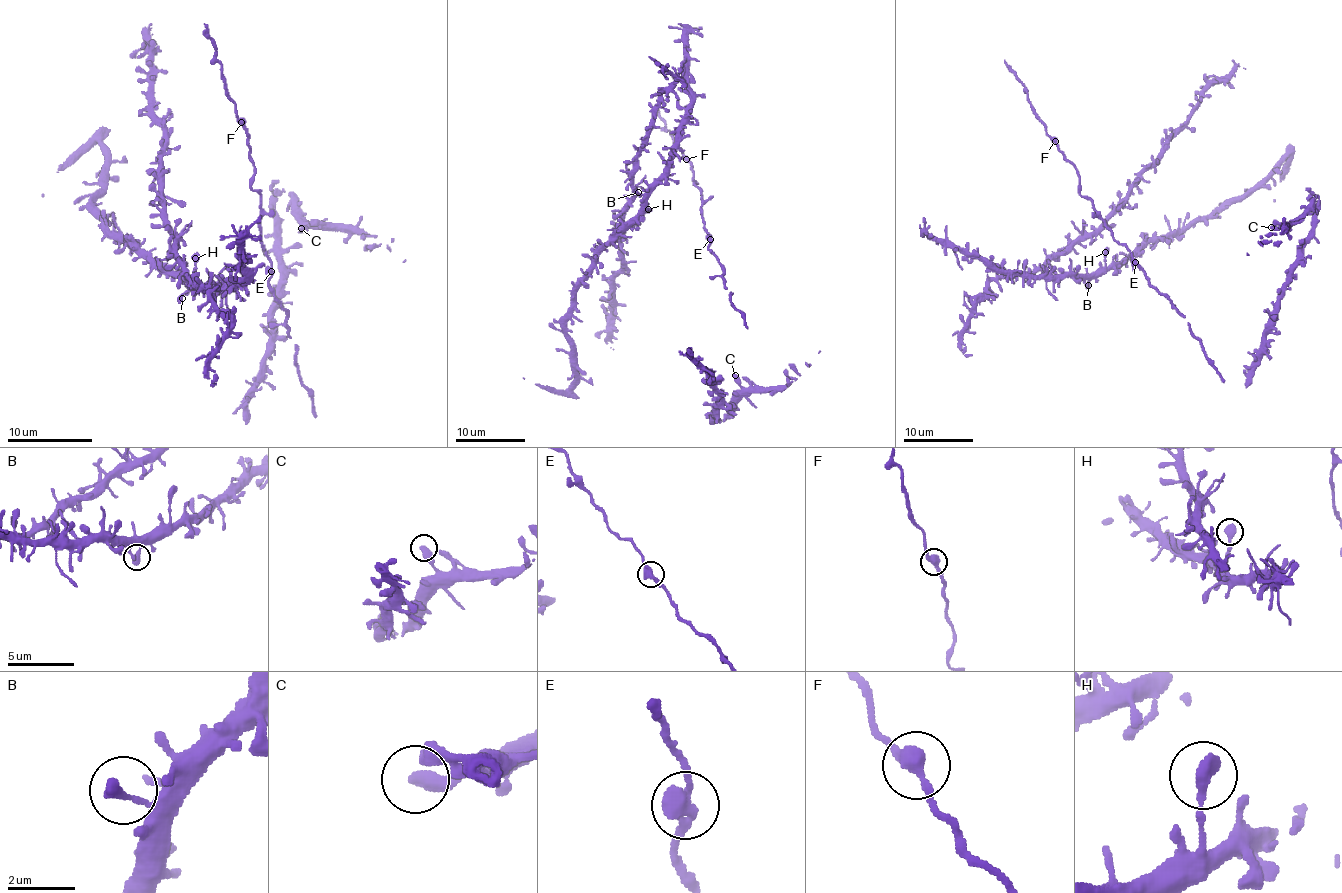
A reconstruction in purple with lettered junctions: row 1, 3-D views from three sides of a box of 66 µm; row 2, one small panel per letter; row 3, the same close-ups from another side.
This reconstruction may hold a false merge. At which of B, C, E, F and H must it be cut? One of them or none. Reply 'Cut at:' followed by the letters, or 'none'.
Cut at: none

